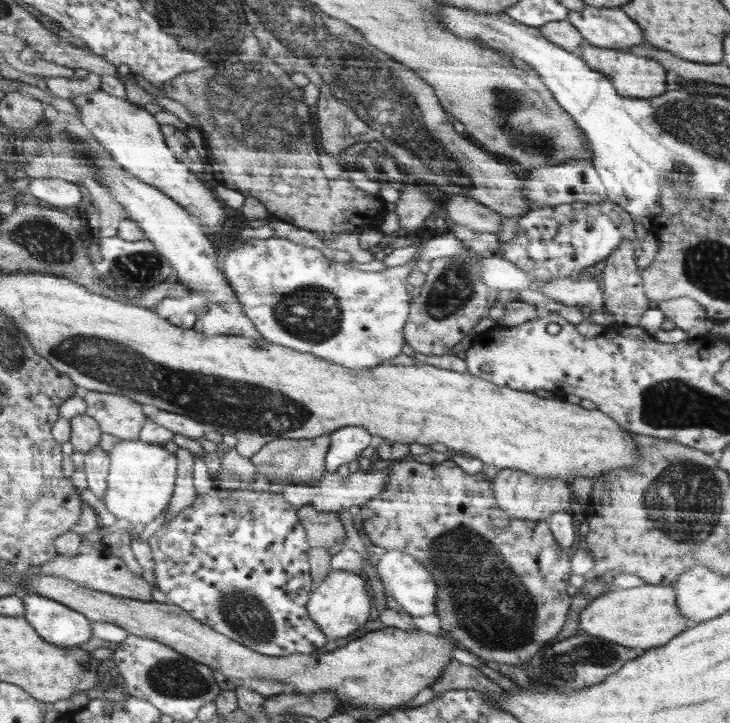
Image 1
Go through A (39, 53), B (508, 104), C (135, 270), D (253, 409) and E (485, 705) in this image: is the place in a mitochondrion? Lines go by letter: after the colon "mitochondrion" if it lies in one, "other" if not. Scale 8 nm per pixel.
A: other
B: mitochondrion
C: mitochondrion
D: mitochondrion
E: other

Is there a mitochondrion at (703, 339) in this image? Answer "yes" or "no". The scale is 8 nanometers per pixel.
no

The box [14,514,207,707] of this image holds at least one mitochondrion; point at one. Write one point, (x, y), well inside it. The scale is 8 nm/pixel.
(87, 665)

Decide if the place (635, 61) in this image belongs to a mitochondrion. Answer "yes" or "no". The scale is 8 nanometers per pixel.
no

